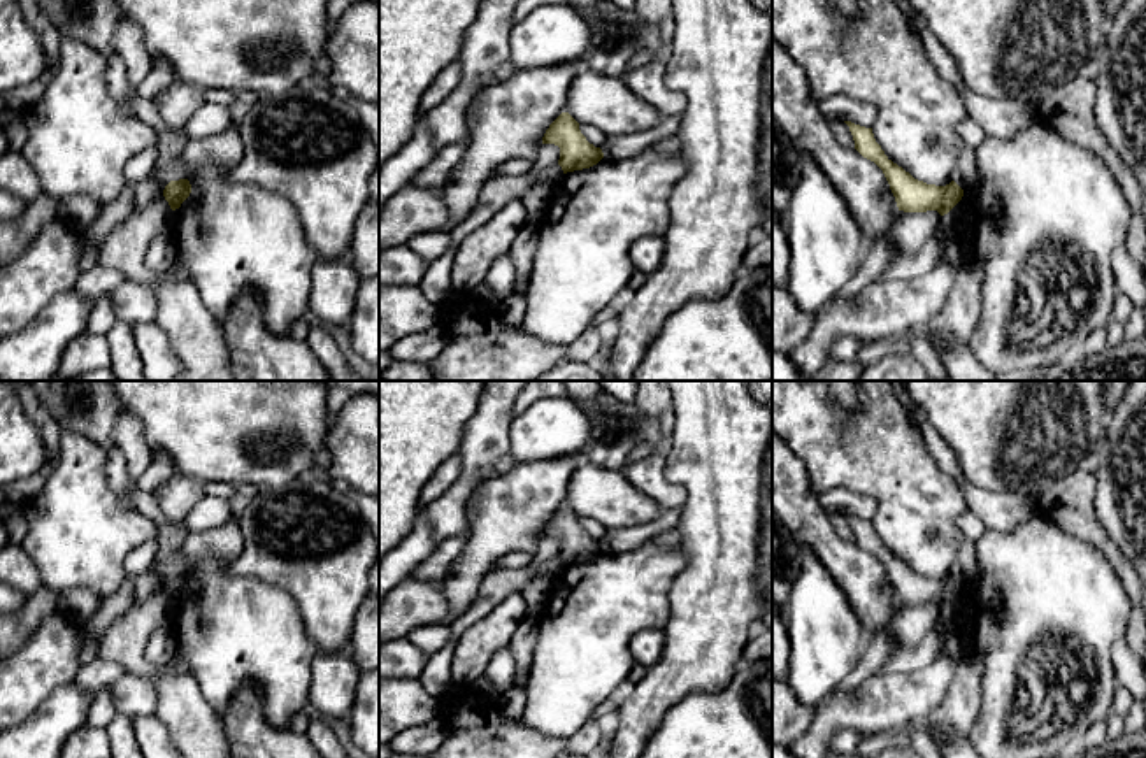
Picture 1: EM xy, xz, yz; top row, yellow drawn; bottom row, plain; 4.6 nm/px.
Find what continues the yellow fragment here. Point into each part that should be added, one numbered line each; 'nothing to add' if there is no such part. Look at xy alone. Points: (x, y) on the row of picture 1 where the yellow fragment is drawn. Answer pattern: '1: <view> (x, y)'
nothing to add

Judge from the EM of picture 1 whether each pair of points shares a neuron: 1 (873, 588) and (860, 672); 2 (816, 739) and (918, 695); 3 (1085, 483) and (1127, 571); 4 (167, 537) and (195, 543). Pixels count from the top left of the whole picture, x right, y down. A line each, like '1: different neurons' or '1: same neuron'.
1: different neurons
2: same neuron
3: same neuron
4: different neurons

